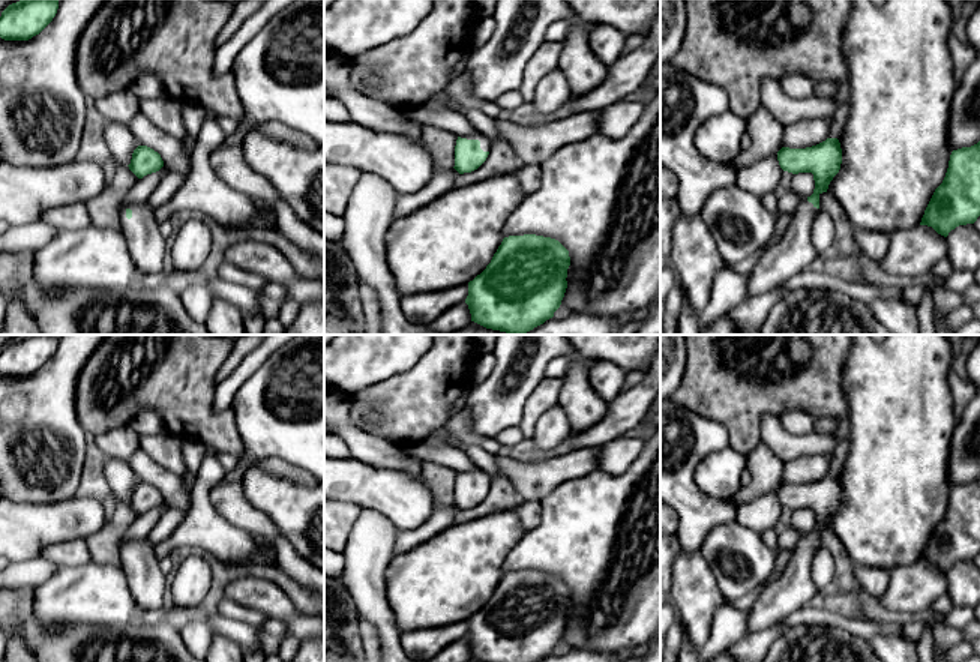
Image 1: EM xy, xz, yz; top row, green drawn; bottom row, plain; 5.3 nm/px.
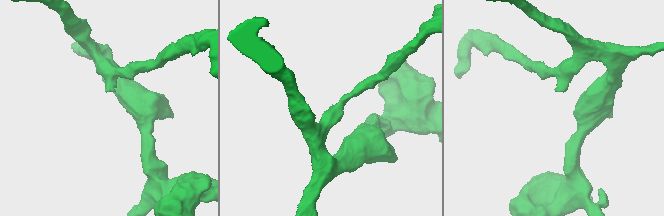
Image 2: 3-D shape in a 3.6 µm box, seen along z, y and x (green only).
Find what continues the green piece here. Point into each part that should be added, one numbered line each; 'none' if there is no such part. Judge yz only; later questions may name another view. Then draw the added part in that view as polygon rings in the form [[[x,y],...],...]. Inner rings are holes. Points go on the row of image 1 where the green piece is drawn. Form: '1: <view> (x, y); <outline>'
1: yz (793, 252); [[[803,198],[782,237],[765,251],[752,269],[749,296],[762,294],[782,285],[815,261],[818,252],[810,233],[813,221],[821,212],[807,198]]]

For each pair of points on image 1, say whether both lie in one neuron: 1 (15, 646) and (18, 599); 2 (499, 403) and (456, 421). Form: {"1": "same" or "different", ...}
{"1": "different", "2": "different"}

